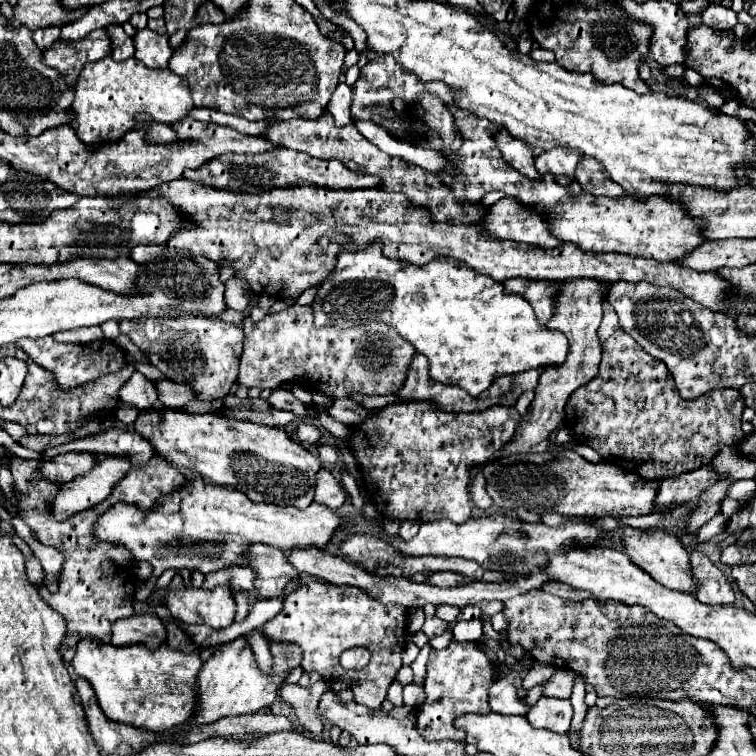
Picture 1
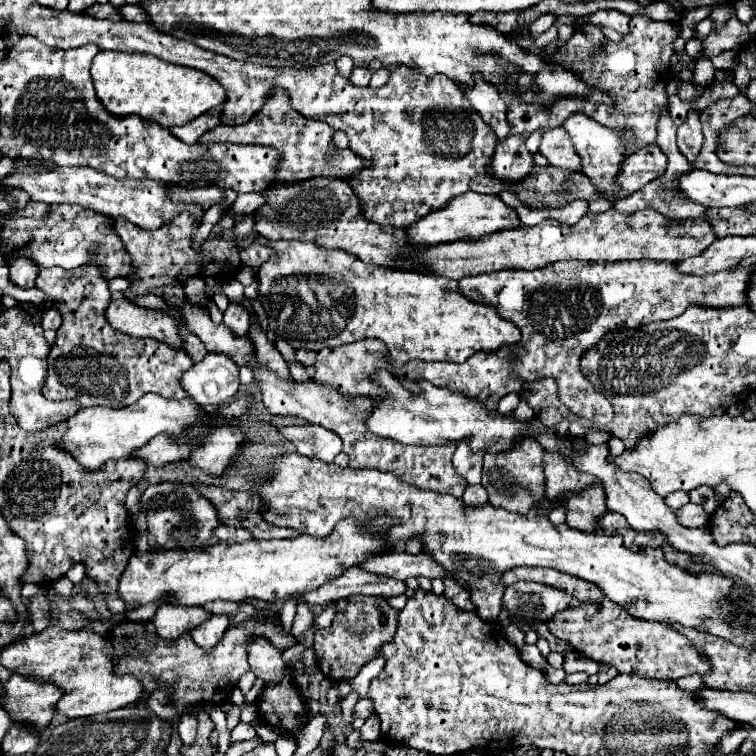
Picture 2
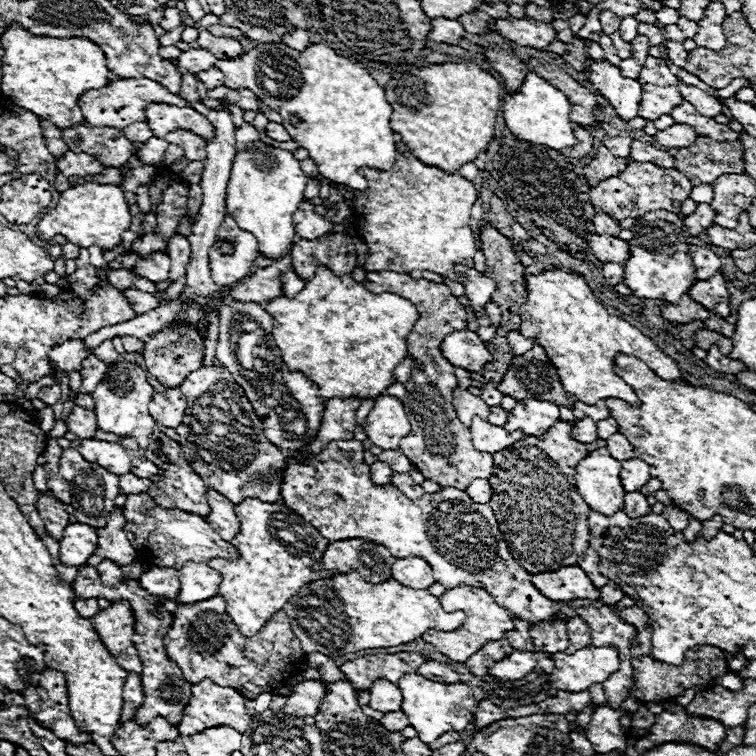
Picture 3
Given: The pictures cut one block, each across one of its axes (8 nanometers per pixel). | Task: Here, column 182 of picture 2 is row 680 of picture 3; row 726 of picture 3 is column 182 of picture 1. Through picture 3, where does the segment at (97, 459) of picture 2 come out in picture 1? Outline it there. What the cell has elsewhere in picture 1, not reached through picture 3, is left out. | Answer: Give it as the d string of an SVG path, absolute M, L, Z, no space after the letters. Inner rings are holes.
M146 410L134 422L134 430L150 440L156 452L170 464L184 468L196 466L204 480L236 488L254 502L274 502L304 510L314 500L314 476L322 468L322 462L300 442L290 440L282 428L230 420L212 412L182 414L166 410L160 414Z

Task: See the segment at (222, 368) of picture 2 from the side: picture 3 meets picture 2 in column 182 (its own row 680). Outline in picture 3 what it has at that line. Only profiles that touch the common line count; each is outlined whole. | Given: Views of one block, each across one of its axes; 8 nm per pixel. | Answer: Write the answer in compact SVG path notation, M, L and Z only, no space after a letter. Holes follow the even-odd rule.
M374 680L374 686L370 688L370 708L380 712L396 712L402 704L402 692L396 684L388 680Z

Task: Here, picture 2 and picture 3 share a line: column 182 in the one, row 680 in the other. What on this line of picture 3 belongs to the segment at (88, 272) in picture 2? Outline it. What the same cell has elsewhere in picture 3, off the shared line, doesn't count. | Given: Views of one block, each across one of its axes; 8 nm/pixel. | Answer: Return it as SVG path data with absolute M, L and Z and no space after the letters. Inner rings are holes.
M416 652L376 654L376 656L364 656L364 658L346 662L340 666L340 670L346 674L346 678L352 682L354 688L370 690L370 686L376 678L386 678L386 680L398 684L398 680L406 672L416 672L424 660L428 660L428 658L424 658Z

